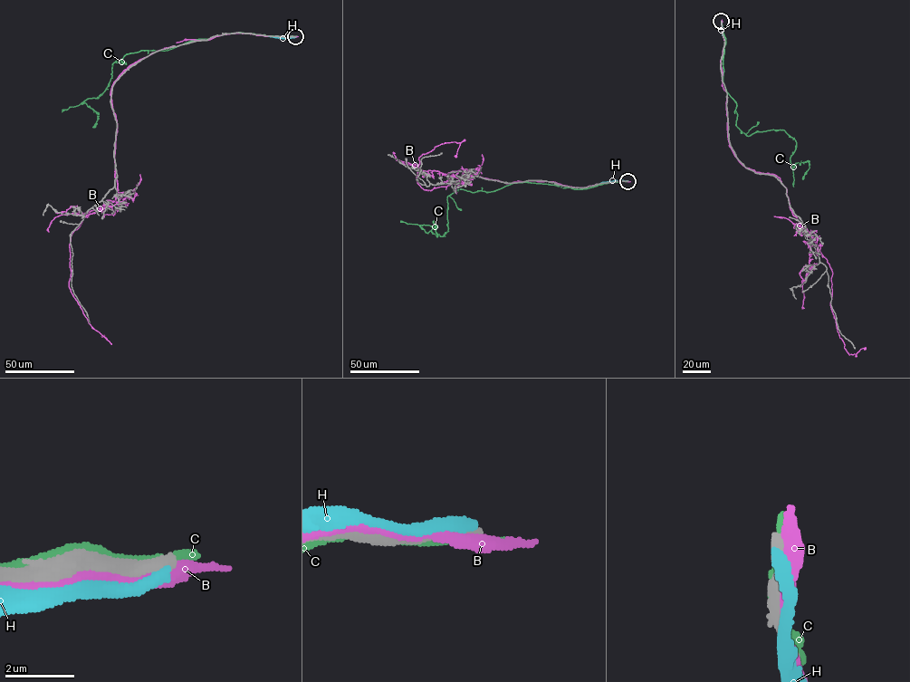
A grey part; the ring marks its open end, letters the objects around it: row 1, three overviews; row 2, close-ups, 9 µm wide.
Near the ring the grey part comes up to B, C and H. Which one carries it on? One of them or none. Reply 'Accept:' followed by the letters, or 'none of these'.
Accept: none of these

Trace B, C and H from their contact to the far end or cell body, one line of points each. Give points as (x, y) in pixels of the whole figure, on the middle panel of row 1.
B: (626, 181), (459, 170), (447, 174), (456, 193), (461, 178), (417, 183), (422, 154), (454, 141), (454, 157)
C: (626, 181), (460, 189), (447, 196), (448, 232), (419, 225), (436, 235), (432, 221)
H: (627, 180), (599, 183)

